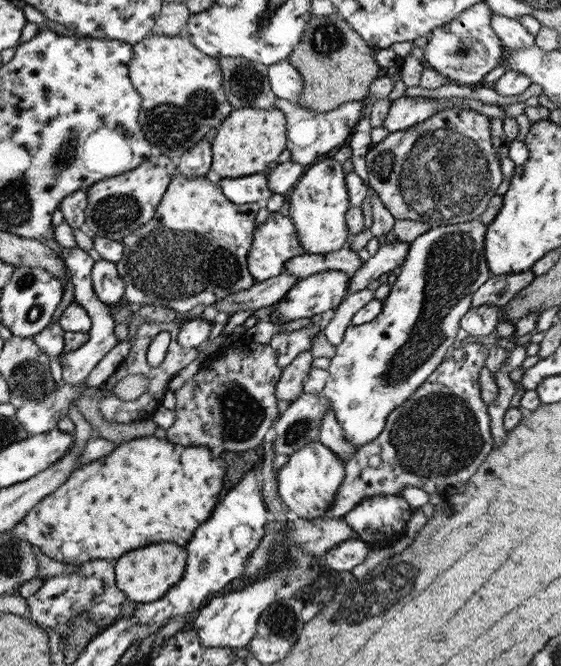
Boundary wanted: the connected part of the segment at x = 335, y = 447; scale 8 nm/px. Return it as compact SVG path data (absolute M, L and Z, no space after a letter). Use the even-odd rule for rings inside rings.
M331 405L327 408L327 412L322 419L319 442L335 452L335 455L341 458L344 465L357 453L357 446L345 439L343 428L339 425Z

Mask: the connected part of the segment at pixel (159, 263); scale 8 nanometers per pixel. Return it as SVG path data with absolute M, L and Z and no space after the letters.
M176 172L158 203L155 215L121 240L122 256L115 265L124 281L124 302L186 313L197 306L208 307L220 302L226 295L250 288L255 280L248 270L246 259L253 243L258 210L260 205L257 202L234 204L228 200L221 186L211 182L207 175L187 179Z

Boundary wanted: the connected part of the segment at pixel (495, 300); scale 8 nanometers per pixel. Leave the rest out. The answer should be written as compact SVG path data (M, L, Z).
M530 270L519 273L491 275L491 277L473 294L471 308L480 306L496 306L503 308L514 300L514 295L524 290L535 277Z

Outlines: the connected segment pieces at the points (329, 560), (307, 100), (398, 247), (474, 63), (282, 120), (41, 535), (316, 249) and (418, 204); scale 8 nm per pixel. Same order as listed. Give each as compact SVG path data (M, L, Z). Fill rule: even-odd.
M358 539L346 540L325 552L321 563L328 570L352 571L356 566L364 563L371 550L368 543Z
M338 14L312 15L304 29L302 41L287 59L304 80L302 96L294 104L310 111L325 113L348 102L363 101L374 79L384 74L375 62L374 53L375 49Z
M397 239L394 243L386 243L385 246L380 247L374 256L371 256L356 272L351 273L345 298L366 288L372 280L376 280L382 274L388 274L401 266L409 251L410 243Z
M479 2L455 20L439 26L428 36L422 61L426 67L447 76L454 84L461 86L477 86L481 80L496 66L504 64L506 50L492 29L491 14L493 10L485 3Z
M278 108L233 110L222 122L211 143L212 171L220 178L240 178L263 173L287 149L286 117Z
M154 435L129 440L124 444L118 445L110 454L103 456L101 459L93 460L84 466L74 469L72 474L66 479L66 482L59 486L52 494L45 496L38 505L33 506L32 511L28 512L24 520L18 523L14 529L17 530L20 540L24 540L24 542L28 542L28 544L34 547L40 547L40 551L44 555L66 565L82 565L88 562L88 560L98 558L115 562L124 553L162 542L174 542L174 544L184 546L192 538L194 530L200 524L206 523L206 520L212 516L212 511L216 508L216 504L218 504L220 494L227 492L223 487L226 470L228 470L228 463L218 455L217 451L209 447L186 447L174 444L167 438L156 438Z
M324 160L307 168L304 175L287 194L284 210L291 216L299 242L308 254L336 252L348 244L346 211L351 207L345 183L343 164L336 160Z
M462 107L446 109L442 112L437 112L434 116L412 125L404 131L391 132L377 145L373 145L365 158L367 168L367 182L379 196L382 204L388 209L390 214L393 214L395 220L416 220L416 222L428 222L432 227L446 226L449 224L460 224L470 222L486 210L487 204L492 196L496 195L496 189L500 186L504 175L502 173L502 165L500 165L499 154L496 152L492 144L493 135L490 132L489 117L485 114L480 114L472 109L464 109Z

